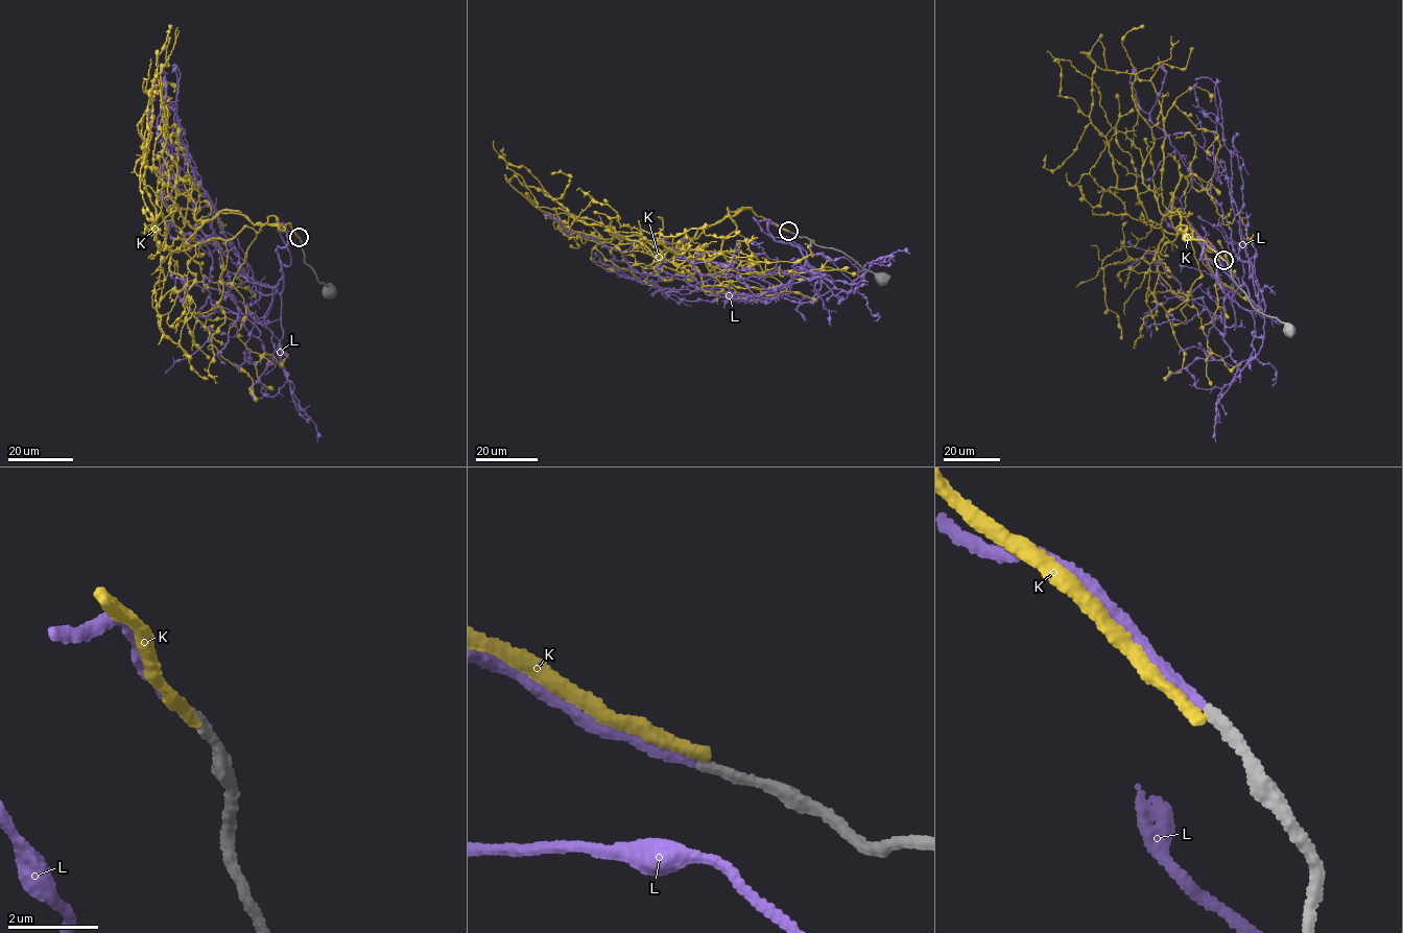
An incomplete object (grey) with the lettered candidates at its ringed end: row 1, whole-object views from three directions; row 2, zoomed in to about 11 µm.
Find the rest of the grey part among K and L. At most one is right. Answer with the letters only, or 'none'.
L

